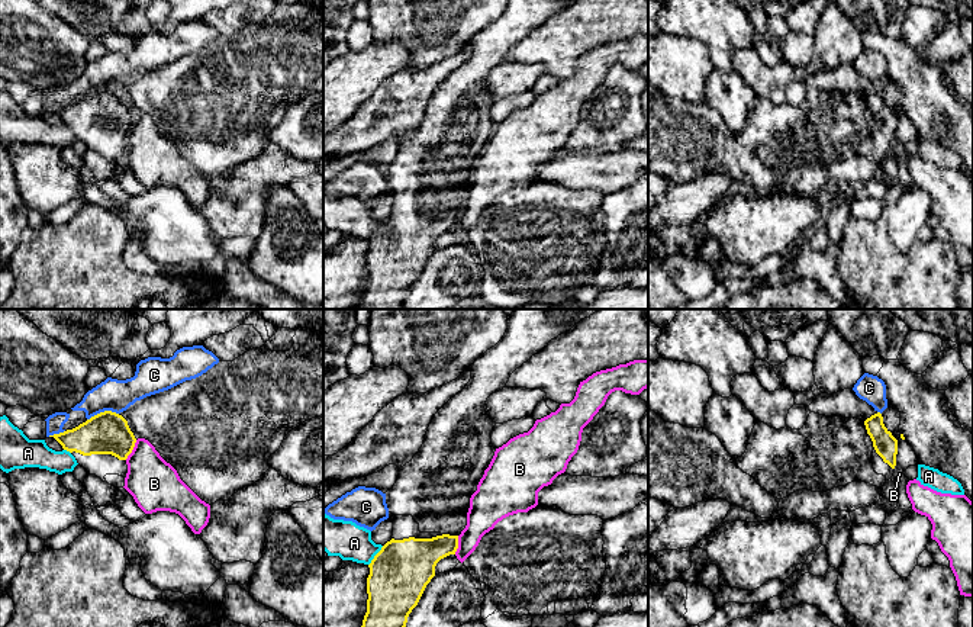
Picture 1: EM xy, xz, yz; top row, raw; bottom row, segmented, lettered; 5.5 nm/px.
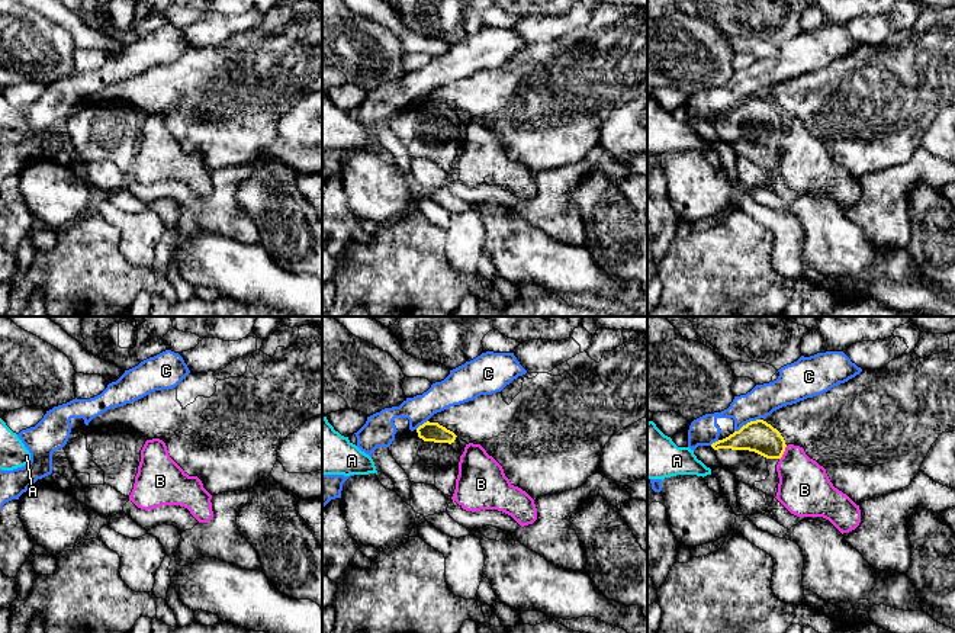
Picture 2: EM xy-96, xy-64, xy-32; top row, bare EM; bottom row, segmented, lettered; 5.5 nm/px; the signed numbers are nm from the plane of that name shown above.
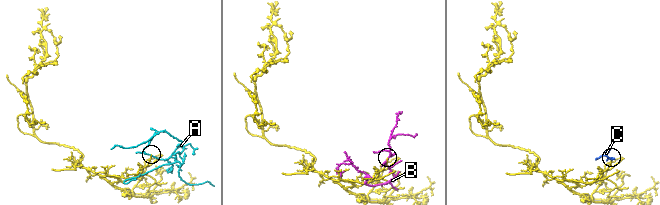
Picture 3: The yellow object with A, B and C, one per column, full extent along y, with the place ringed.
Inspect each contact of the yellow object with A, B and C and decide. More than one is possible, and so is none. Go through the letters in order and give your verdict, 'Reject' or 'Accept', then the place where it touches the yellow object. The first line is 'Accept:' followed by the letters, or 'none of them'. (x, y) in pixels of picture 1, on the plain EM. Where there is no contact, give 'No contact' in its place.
Accept: none of them
A: Reject. Touches yellow at xz (374, 231)
B: Reject. Touches yellow at xy (132, 124)
C: Reject. Touches yellow at xy (102, 87)

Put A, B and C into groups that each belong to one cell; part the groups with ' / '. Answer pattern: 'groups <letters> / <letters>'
groups A / B / C

